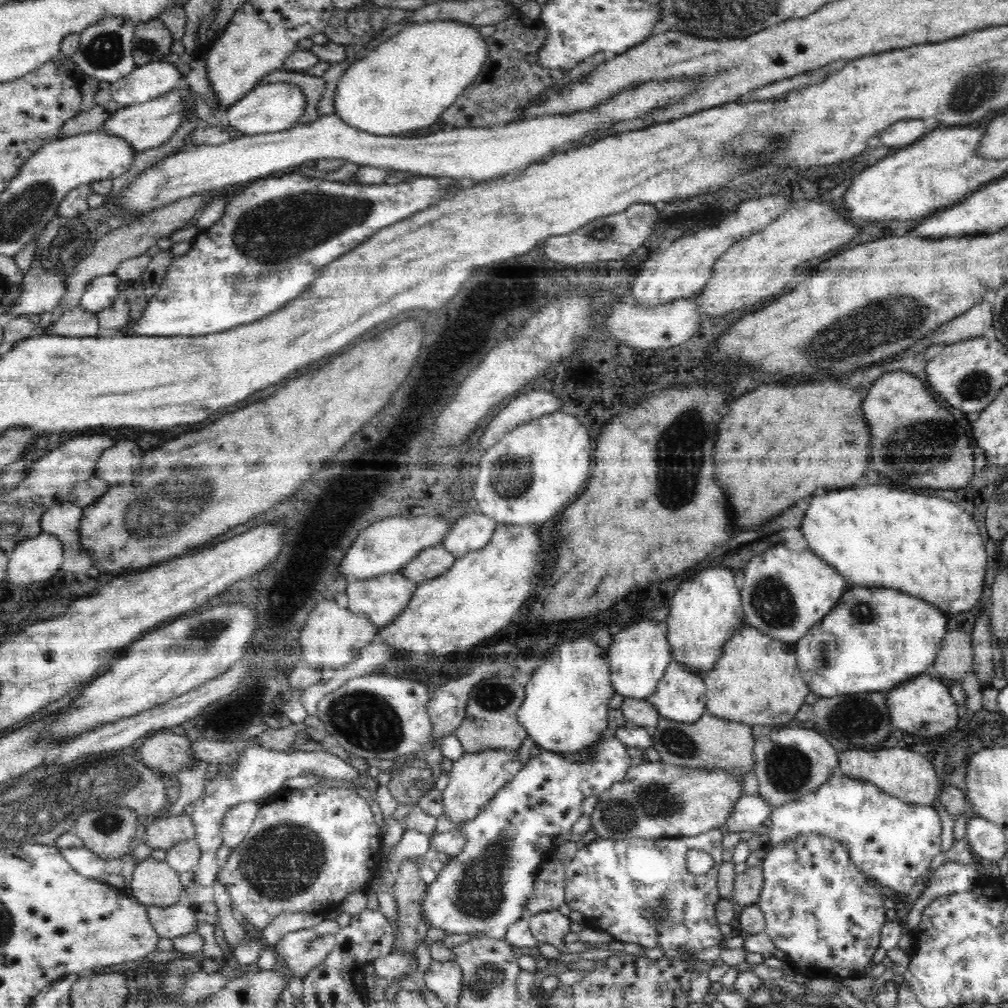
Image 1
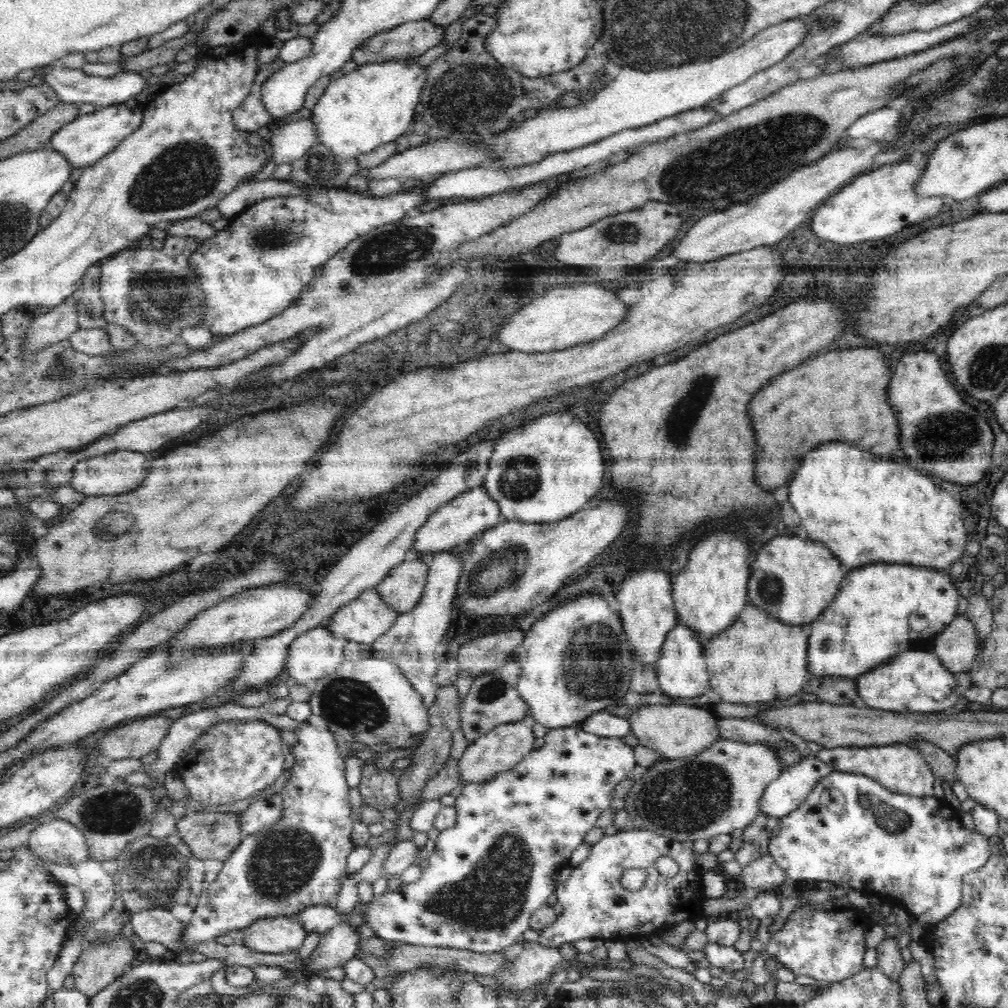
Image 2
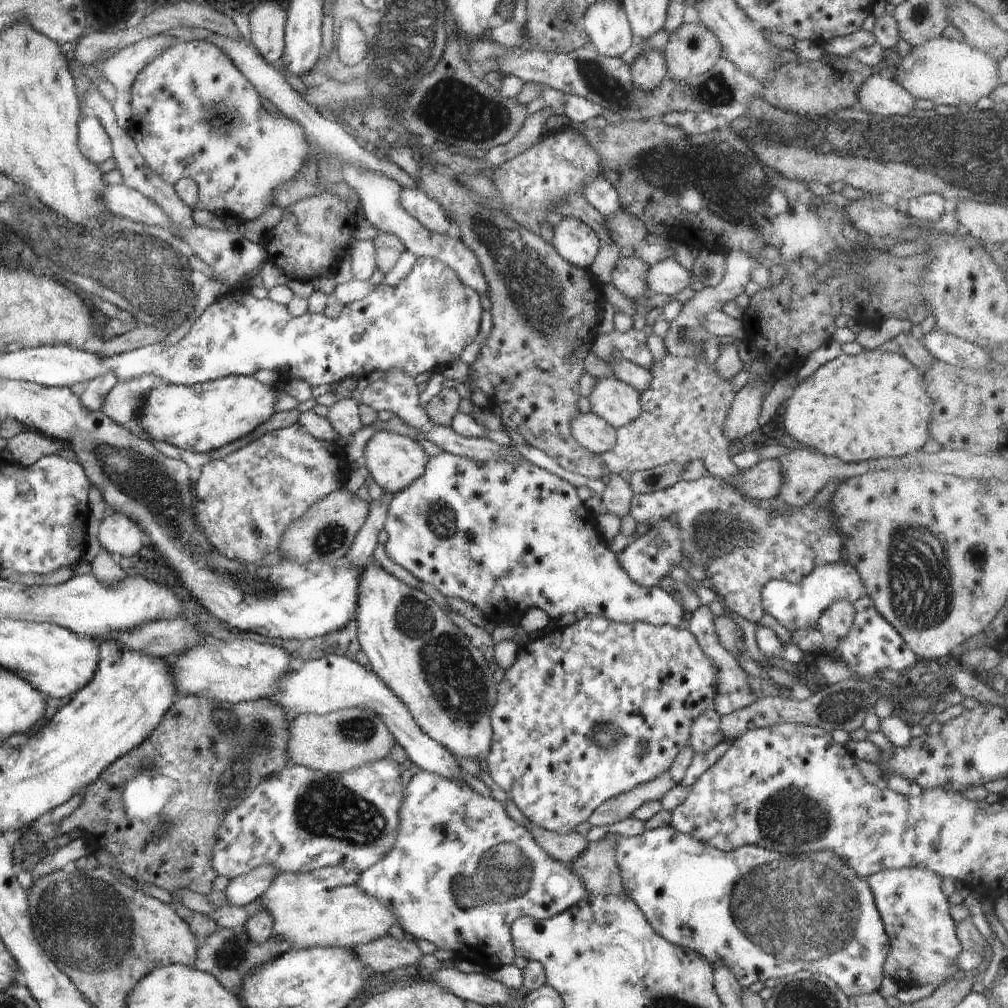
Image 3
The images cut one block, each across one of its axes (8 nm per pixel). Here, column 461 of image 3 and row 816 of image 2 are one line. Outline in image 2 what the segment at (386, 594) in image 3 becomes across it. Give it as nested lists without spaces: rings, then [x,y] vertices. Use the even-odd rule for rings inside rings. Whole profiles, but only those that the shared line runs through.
[[[721,739],[694,757],[670,762],[659,761],[648,767],[640,780],[633,781],[631,790],[624,798],[624,809],[630,815],[635,829],[655,832],[670,840],[709,841],[718,834],[730,834],[736,829],[744,829],[752,824],[761,814],[760,799],[764,796],[764,790],[783,770],[778,753],[766,743]]]

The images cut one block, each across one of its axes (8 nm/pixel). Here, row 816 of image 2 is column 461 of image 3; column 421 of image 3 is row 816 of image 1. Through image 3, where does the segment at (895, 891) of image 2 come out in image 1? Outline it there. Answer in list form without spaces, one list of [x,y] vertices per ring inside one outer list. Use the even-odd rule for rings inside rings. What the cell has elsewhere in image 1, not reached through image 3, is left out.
[[[832,776],[811,794],[786,802],[773,810],[768,823],[767,849],[786,845],[802,833],[816,833],[838,840],[848,847],[850,859],[866,878],[896,893],[907,894],[915,882],[930,870],[930,862],[940,854],[942,822],[935,806],[910,805],[883,792],[876,785],[846,776]]]

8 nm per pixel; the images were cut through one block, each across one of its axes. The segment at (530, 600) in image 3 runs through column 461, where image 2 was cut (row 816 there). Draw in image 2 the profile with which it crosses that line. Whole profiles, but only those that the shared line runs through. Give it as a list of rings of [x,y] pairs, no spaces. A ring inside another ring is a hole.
[[[566,727],[549,729],[545,734],[544,747],[528,754],[515,768],[496,776],[493,780],[484,783],[475,783],[463,788],[462,794],[456,798],[456,823],[447,830],[440,831],[436,838],[436,848],[428,858],[428,866],[423,869],[422,877],[413,884],[401,885],[394,892],[386,891],[382,895],[375,896],[367,902],[364,912],[365,923],[374,930],[375,934],[387,941],[405,942],[406,944],[418,944],[424,946],[440,946],[442,948],[460,948],[474,952],[501,952],[516,944],[516,938],[531,928],[530,918],[532,914],[547,904],[546,900],[558,886],[556,876],[577,846],[580,846],[586,838],[588,831],[596,828],[596,821],[606,809],[610,808],[610,802],[614,798],[616,785],[626,779],[632,778],[633,769],[637,766],[633,747],[625,744],[620,738],[598,736],[586,732],[579,727]]]

